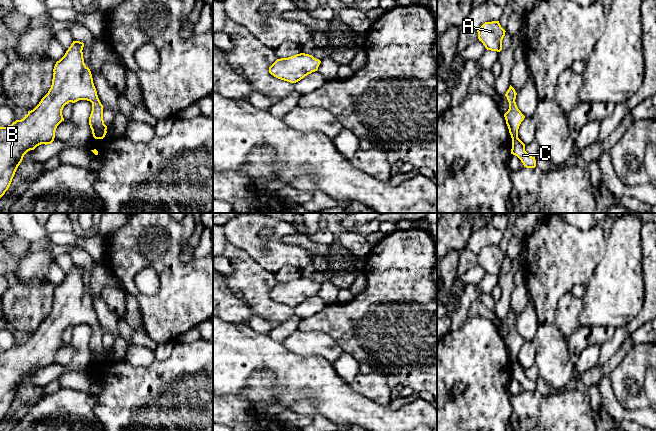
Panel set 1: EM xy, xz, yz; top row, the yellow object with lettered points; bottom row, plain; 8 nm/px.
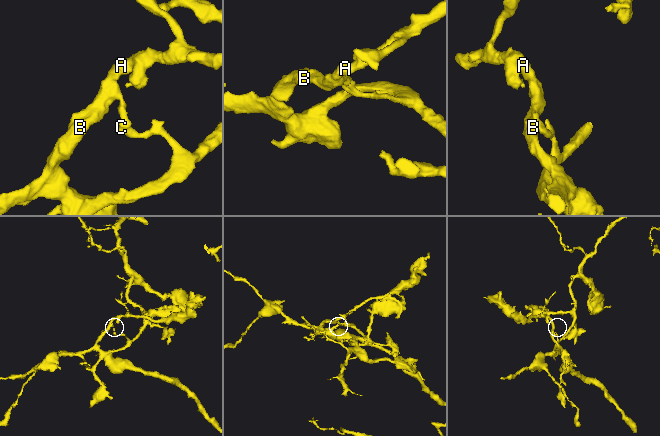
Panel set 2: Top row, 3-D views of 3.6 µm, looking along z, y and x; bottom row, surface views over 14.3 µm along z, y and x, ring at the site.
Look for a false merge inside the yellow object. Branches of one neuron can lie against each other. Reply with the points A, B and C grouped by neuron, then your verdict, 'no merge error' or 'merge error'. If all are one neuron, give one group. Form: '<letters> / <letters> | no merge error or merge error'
A B / C | merge error

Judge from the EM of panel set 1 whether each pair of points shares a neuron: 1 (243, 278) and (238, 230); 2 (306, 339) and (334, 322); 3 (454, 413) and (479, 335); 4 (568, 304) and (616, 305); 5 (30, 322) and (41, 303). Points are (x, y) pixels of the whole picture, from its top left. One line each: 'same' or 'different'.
1: different
2: different
3: same
4: different
5: same

